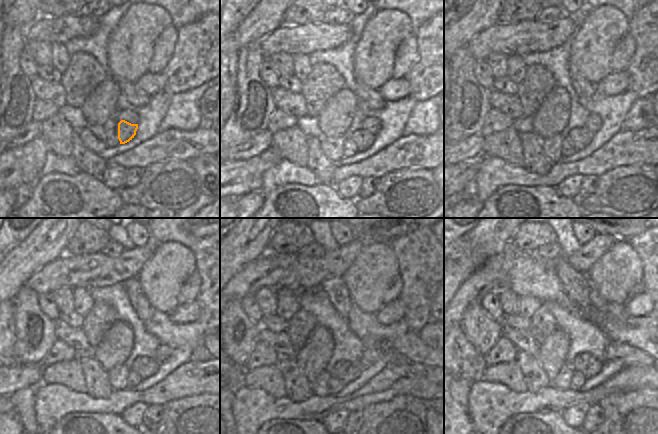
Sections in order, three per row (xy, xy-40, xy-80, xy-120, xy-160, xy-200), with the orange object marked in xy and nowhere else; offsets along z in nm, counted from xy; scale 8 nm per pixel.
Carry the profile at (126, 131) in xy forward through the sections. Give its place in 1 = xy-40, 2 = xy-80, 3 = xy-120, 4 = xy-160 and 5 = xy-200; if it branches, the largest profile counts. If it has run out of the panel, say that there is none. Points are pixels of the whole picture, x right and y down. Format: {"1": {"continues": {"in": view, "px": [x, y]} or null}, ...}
{"1": {"continues": {"in": "xy-40", "px": [361, 139]}}, "2": {"continues": {"in": "xy-80", "px": [582, 137]}}, "3": {"continues": {"in": "xy-120", "px": [141, 368]}}, "4": {"continues": {"in": "xy-160", "px": [367, 370]}}, "5": {"continues": {"in": "xy-200", "px": [588, 364]}}}

